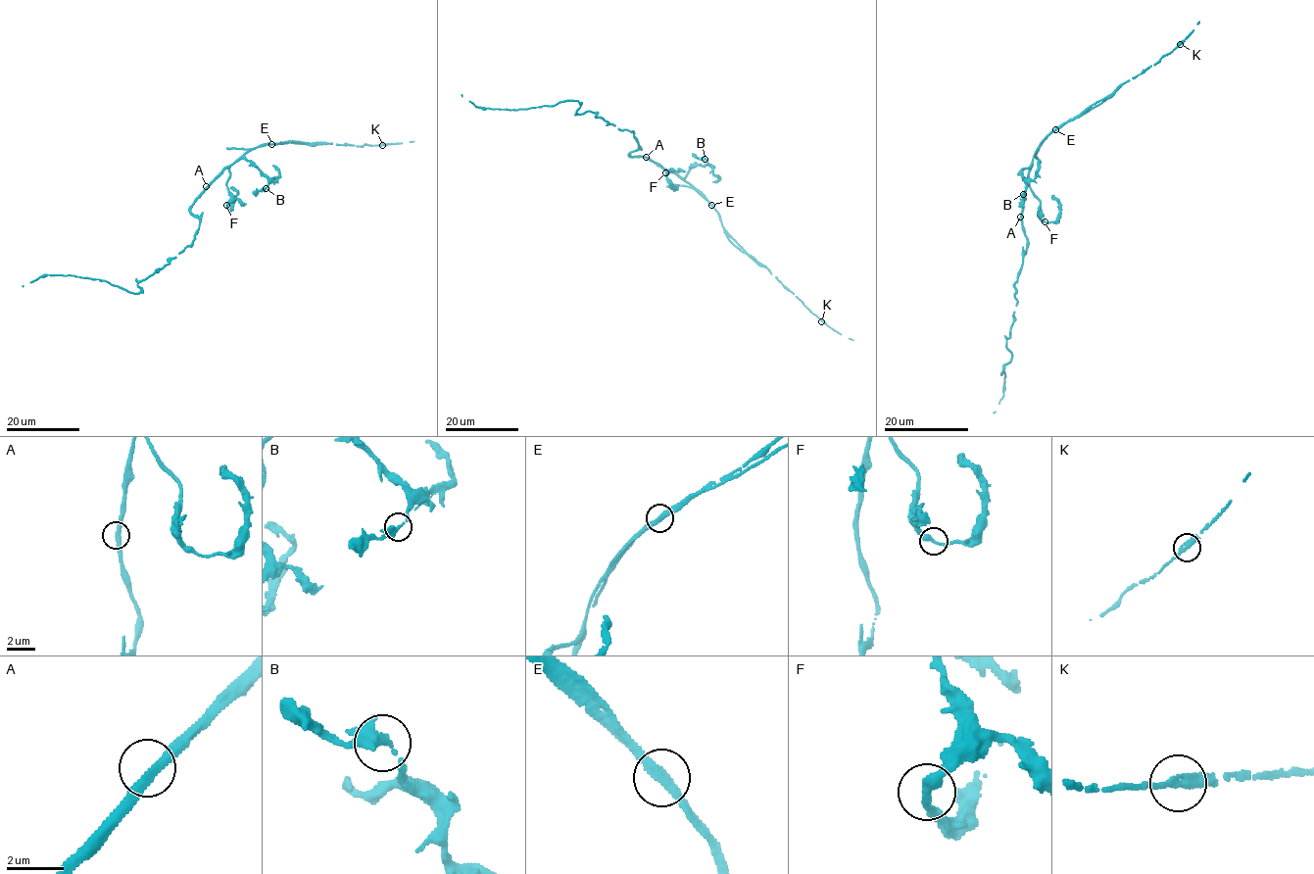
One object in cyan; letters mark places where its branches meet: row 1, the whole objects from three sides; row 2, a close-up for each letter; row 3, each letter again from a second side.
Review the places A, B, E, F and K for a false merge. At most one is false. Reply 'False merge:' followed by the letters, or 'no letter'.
False merge: E

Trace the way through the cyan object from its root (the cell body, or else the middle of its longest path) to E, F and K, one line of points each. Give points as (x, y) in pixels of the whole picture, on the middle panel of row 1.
E: (647, 158), (679, 174), (711, 205)
F: (647, 158), (669, 170), (666, 174), (670, 169), (665, 172)
K: (647, 158), (691, 183), (713, 208), (722, 225), (733, 238), (822, 320)

